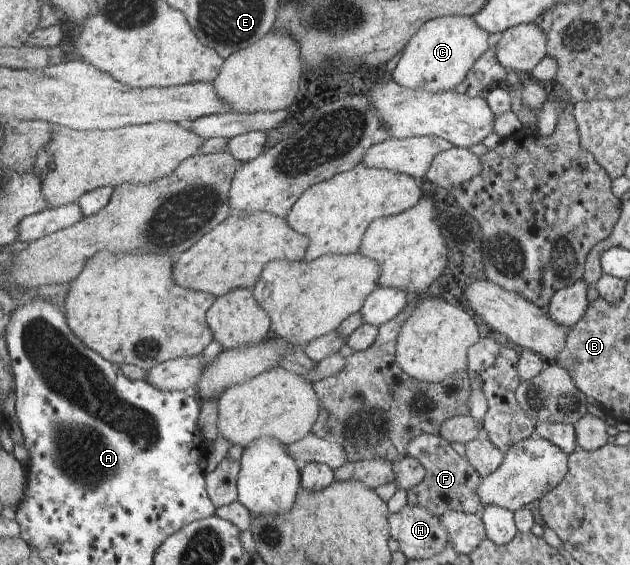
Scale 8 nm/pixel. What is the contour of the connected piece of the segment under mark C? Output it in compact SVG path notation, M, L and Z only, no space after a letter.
M444 16L427 21L411 39L393 70L395 81L401 86L430 93L453 91L459 86L475 62L489 49L492 34L475 17Z

